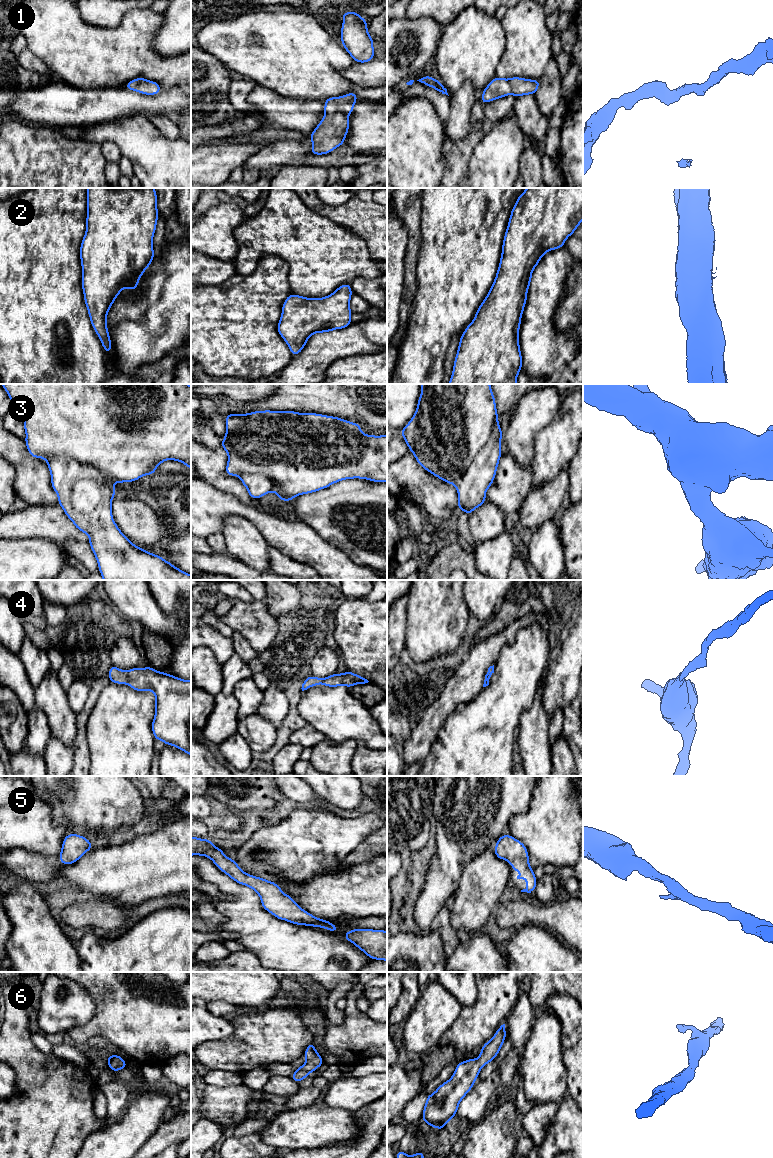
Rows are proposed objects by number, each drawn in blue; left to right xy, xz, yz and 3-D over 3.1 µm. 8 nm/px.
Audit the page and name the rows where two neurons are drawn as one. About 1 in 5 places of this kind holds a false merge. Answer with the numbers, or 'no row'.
2, 3

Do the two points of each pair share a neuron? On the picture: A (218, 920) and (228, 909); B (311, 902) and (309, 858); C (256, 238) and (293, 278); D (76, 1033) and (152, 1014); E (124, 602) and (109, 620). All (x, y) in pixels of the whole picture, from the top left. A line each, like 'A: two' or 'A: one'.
A: two
B: two
C: one
D: one
E: two

